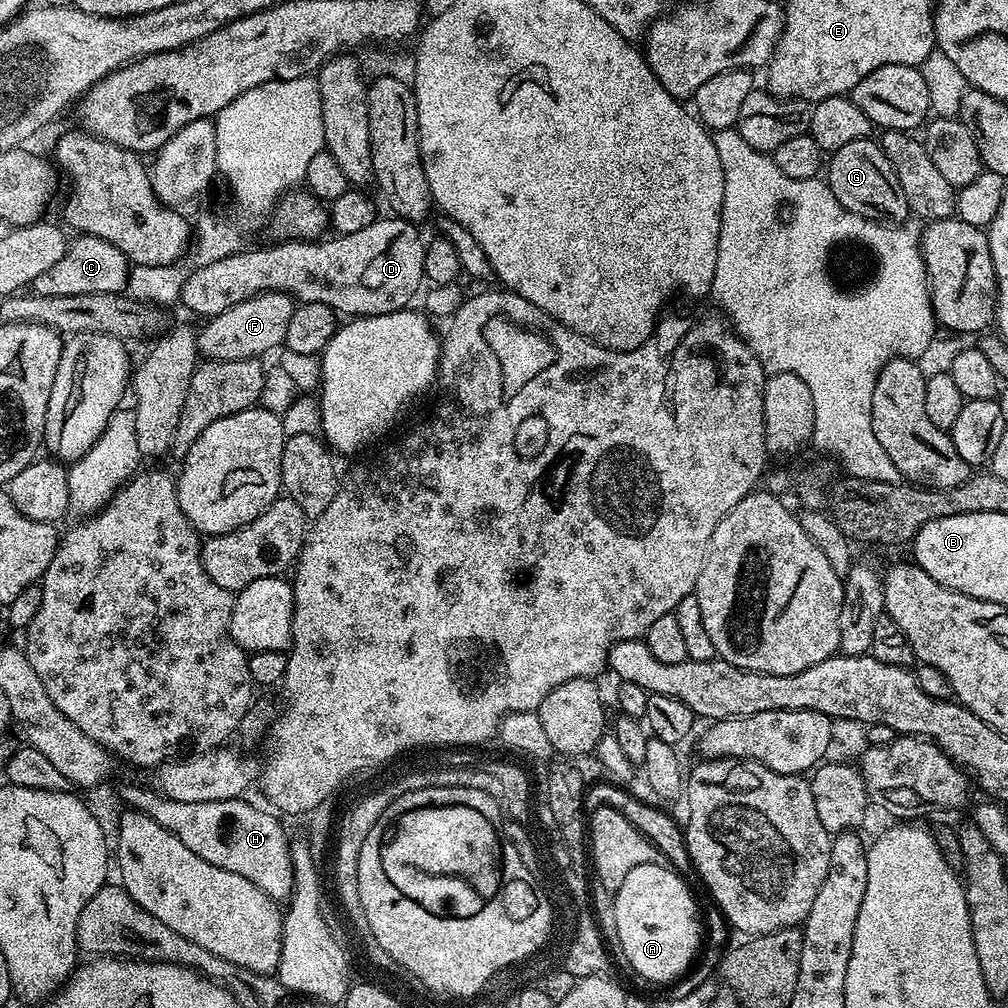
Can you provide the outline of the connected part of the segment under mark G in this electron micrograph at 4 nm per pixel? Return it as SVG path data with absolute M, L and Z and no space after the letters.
M865 138L831 153L826 164L826 183L846 211L866 220L896 222L892 220L904 220L910 215L906 188L902 176L896 172L899 172L897 165L889 162L879 143Z

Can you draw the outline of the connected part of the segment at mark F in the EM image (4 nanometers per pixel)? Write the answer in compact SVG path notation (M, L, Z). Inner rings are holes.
M263 292L220 315L211 317L197 335L205 359L220 361L249 360L283 345L286 329L296 309L293 297L284 292Z

